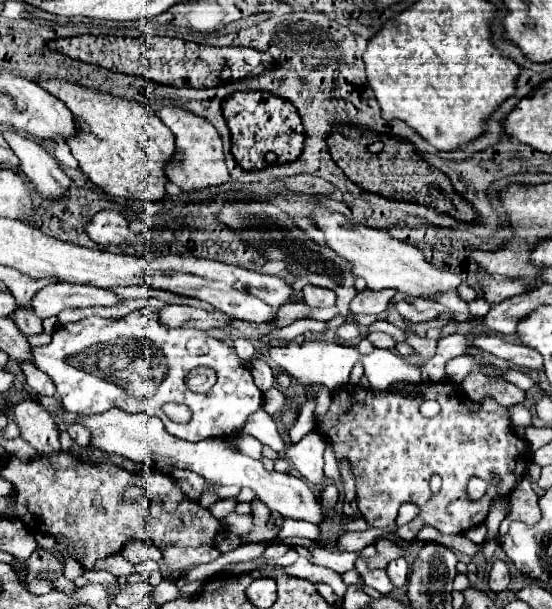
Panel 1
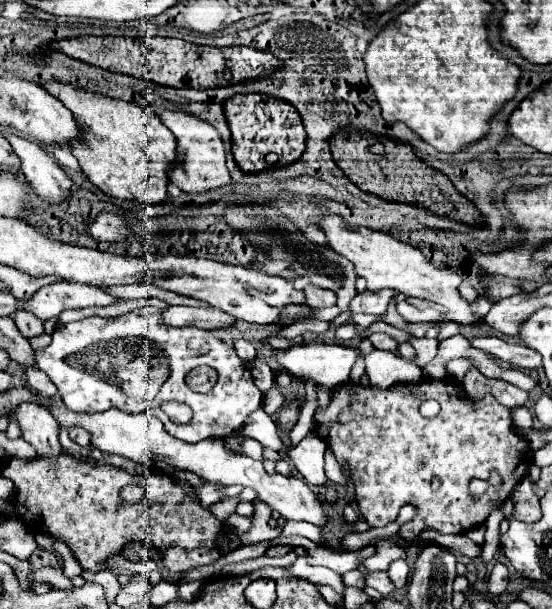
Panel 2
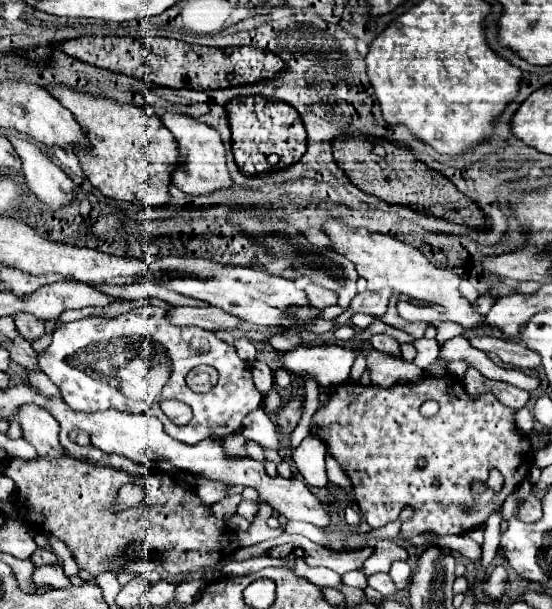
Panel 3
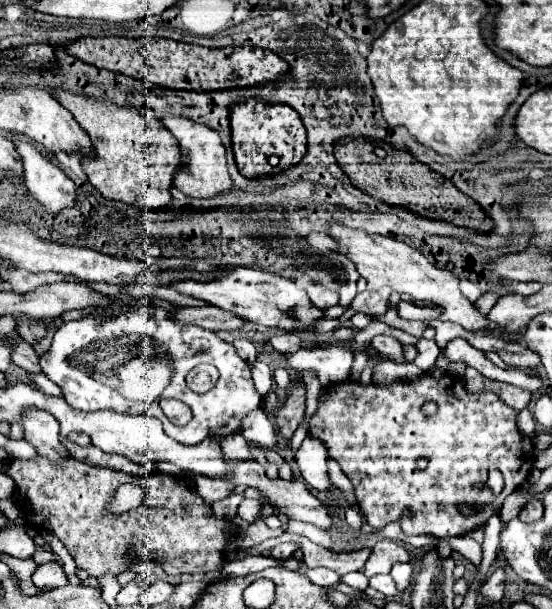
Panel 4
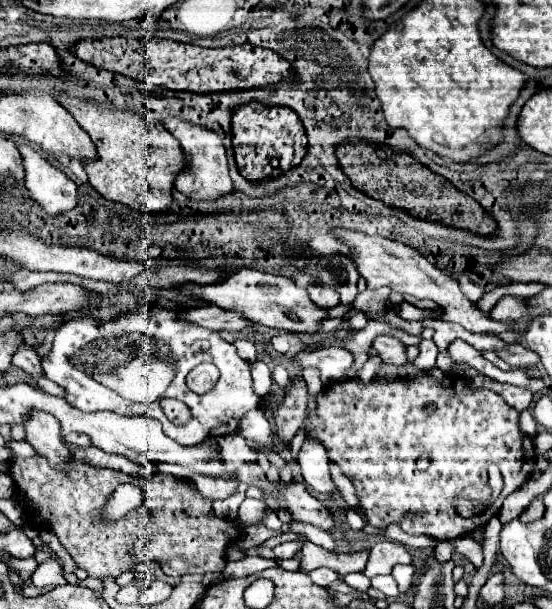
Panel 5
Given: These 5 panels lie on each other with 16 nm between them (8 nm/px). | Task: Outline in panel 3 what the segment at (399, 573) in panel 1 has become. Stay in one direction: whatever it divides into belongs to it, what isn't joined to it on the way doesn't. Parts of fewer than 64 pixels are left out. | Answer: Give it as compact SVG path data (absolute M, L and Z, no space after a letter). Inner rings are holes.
M398 562L398 564L394 564L394 566L390 568L390 576L392 576L392 580L396 582L396 588L398 588L398 590L404 590L404 588L408 588L410 582L412 582L412 568L410 568L406 562Z

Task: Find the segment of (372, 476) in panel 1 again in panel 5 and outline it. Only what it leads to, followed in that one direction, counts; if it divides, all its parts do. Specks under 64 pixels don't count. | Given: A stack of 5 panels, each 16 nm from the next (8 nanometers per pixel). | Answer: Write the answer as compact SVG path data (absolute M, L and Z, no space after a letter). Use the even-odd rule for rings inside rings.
M432 368L432 370L428 370L428 372L420 372L420 374L412 376L412 378L372 380L372 382L366 382L366 384L360 382L360 380L330 382L330 384L326 384L326 386L322 388L322 392L316 396L316 408L314 408L314 412L308 412L308 386L306 386L306 382L304 382L302 376L296 376L296 378L292 380L292 386L290 386L290 390L286 392L284 400L280 402L280 406L278 406L278 408L274 410L274 414L272 414L272 418L274 418L274 422L276 422L276 432L274 432L274 434L278 436L278 440L280 440L282 444L288 446L288 444L292 442L292 438L298 434L298 430L302 428L310 440L316 440L316 442L320 442L320 444L326 448L328 458L330 458L334 464L340 466L340 470L342 470L342 474L344 474L346 478L352 480L352 484L354 484L354 488L356 488L356 492L358 492L358 496L360 496L360 502L362 502L362 508L364 508L364 516L366 516L366 520L368 520L370 526L386 528L388 524L400 524L400 528L402 528L404 532L408 532L408 534L426 534L426 536L432 536L432 538L436 538L436 540L462 538L462 536L470 534L472 530L484 528L484 526L488 524L488 520L498 514L498 510L500 510L504 498L506 498L510 492L518 490L518 488L532 476L532 472L534 472L534 462L536 462L536 450L534 450L534 444L528 440L528 436L522 434L522 430L520 430L520 426L518 426L518 416L520 416L520 414L518 414L514 408L510 408L496 392L486 390L486 388L472 390L464 374L444 372L444 370L440 370L440 368ZM438 374L440 374L440 376L438 376ZM428 404L432 404L436 410L434 410L434 412L426 412L426 406L428 406ZM442 438L444 438L444 440L442 440ZM420 454L430 454L430 456L432 456L430 468L428 468L426 472L420 472L420 470L414 466ZM490 462L494 462L494 464L500 468L500 472L502 472L504 488L502 488L502 492L500 492L500 496L496 498L496 502L492 504L492 508L488 508L484 514L474 516L474 518L460 518L460 516L456 514L454 506L452 506L452 502L454 502L456 498L490 500L490 496L492 496L492 488L488 486L488 464L490 464Z

